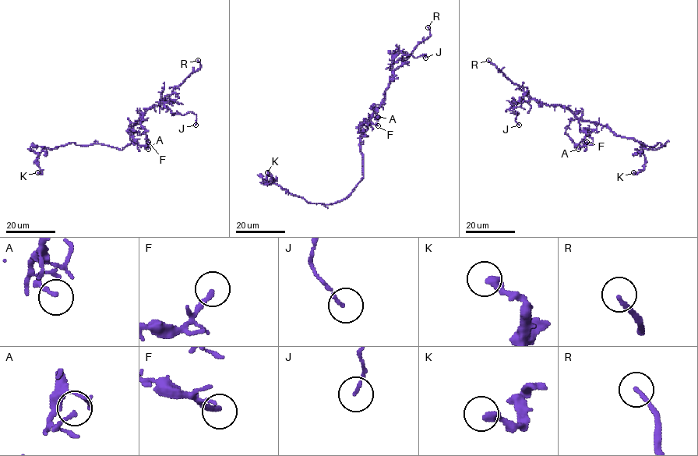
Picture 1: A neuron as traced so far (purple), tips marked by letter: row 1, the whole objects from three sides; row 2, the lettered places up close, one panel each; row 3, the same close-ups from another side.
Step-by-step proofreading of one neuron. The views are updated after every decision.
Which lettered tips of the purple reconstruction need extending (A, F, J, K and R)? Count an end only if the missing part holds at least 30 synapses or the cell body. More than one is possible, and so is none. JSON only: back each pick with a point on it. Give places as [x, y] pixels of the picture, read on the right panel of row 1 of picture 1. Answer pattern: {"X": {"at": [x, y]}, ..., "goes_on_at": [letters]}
{"R": {"at": [488, 60]}, "goes_on_at": ["R"]}

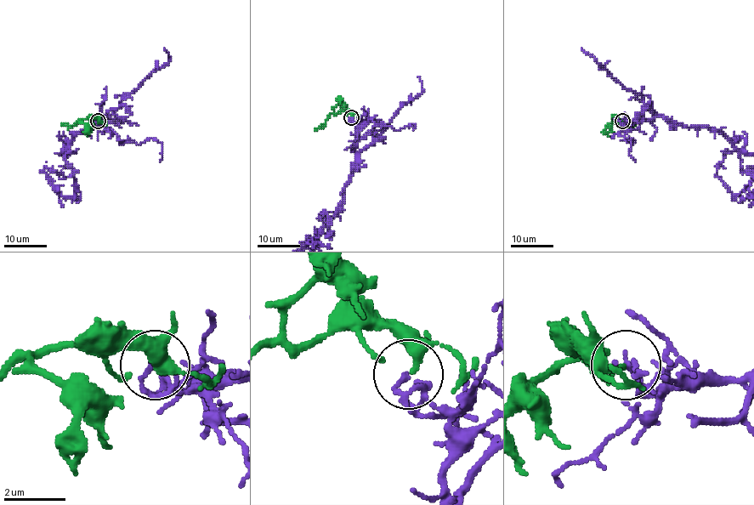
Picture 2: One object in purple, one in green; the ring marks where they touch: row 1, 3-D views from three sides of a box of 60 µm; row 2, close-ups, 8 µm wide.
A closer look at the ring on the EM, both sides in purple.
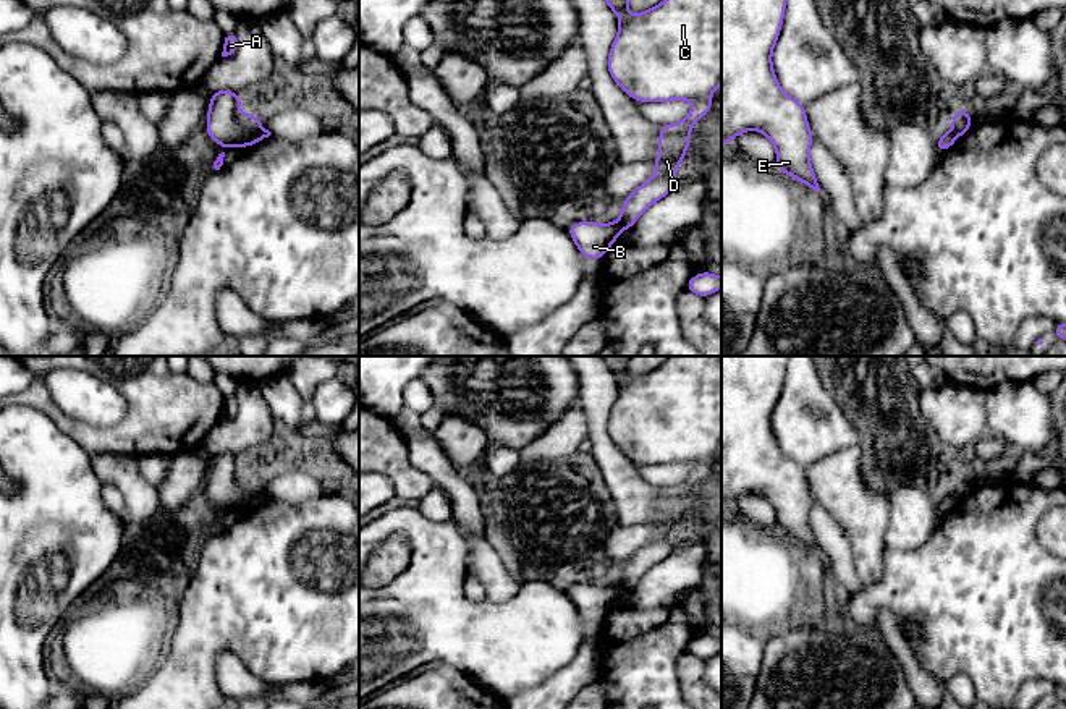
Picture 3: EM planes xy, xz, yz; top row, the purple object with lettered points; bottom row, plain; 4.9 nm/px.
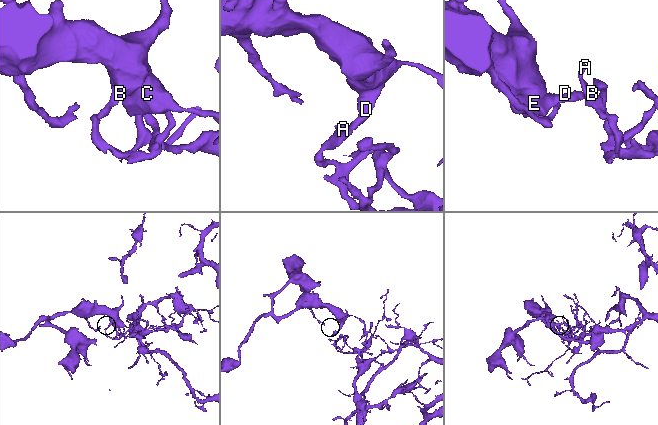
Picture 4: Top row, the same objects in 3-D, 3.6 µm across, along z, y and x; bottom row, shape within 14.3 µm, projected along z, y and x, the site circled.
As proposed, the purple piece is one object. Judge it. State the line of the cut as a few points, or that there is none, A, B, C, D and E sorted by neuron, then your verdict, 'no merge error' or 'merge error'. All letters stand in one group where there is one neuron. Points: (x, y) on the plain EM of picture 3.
cut in xy along (259, 488), (246, 507); A B / C D E; merge error

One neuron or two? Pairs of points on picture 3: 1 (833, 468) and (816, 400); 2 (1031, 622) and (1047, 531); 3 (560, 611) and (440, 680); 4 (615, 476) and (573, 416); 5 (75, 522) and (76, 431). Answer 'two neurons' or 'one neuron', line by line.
1: two neurons
2: two neurons
3: two neurons
4: two neurons
5: two neurons

